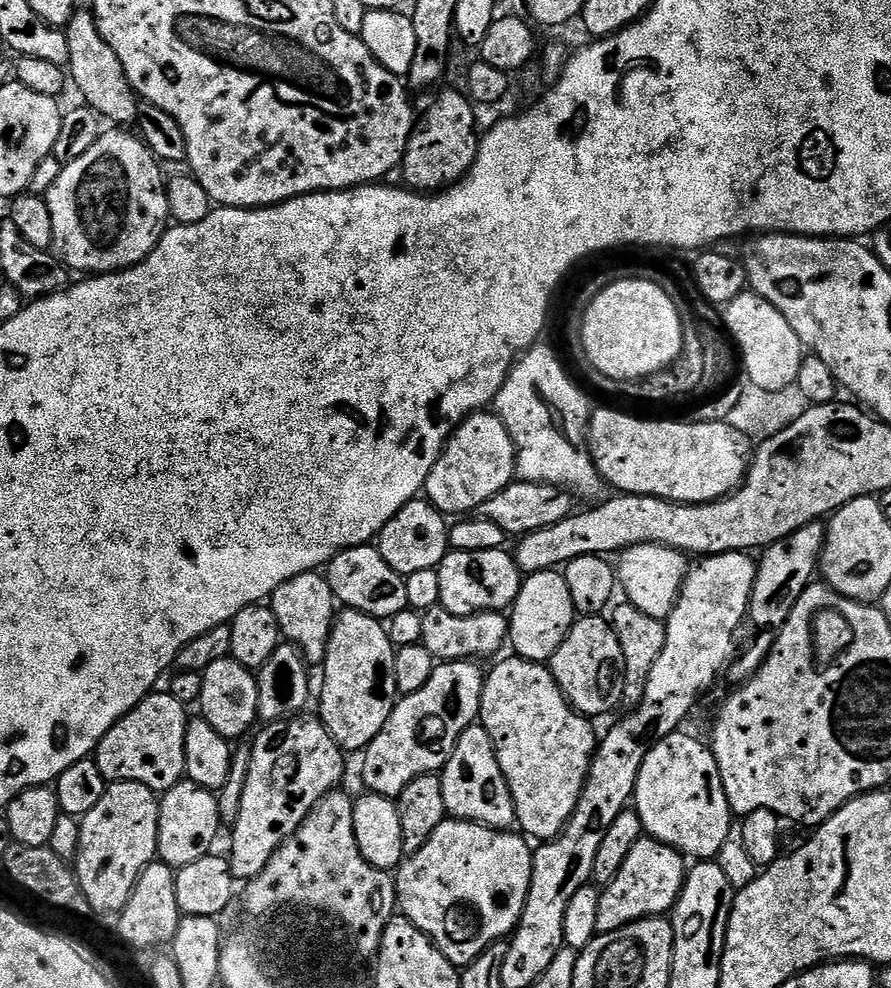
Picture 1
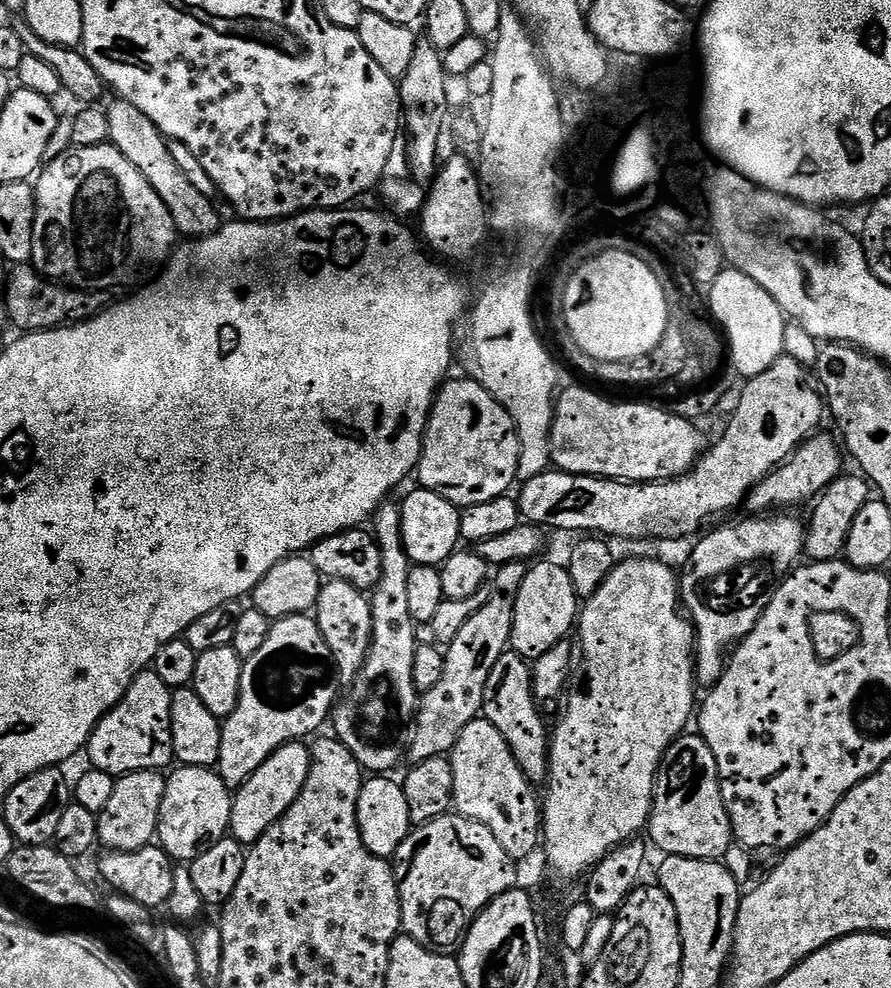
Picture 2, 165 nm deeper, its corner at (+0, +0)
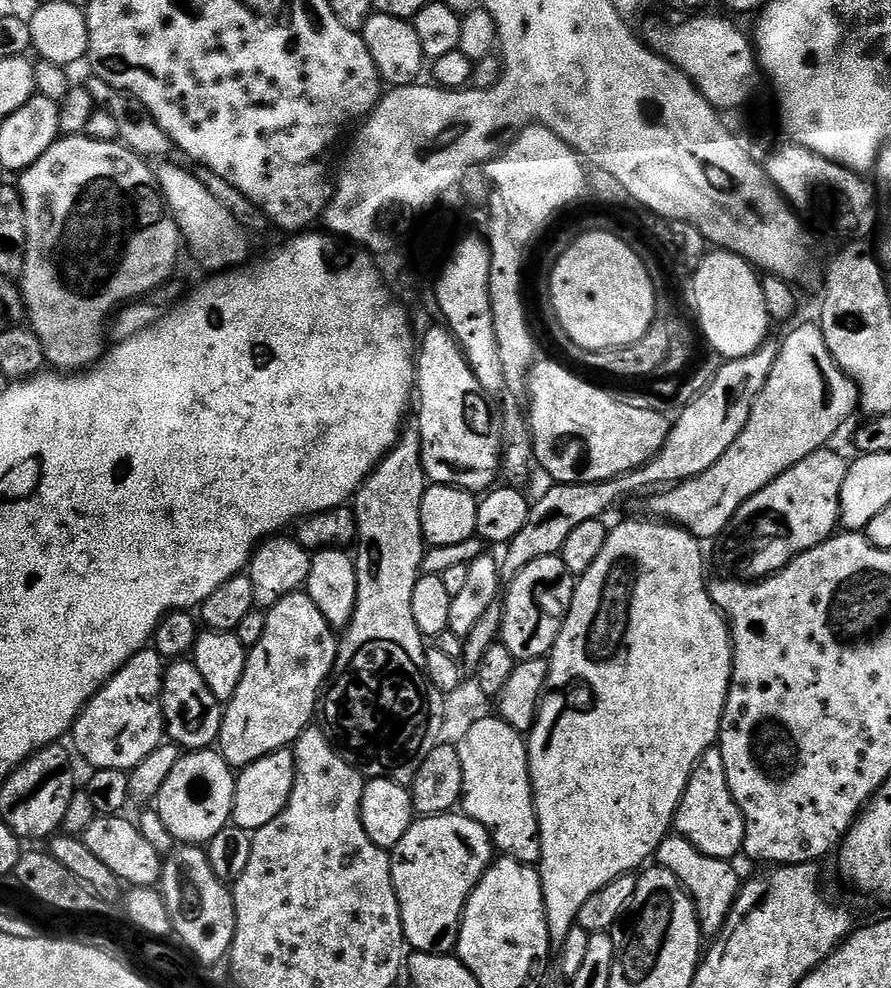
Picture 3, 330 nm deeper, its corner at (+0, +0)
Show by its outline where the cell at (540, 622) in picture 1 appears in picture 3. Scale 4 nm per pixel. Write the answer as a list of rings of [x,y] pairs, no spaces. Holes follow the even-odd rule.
[[[559,555],[543,556],[538,562],[530,562],[503,593],[499,643],[504,644],[518,662],[547,657],[568,616],[575,589],[576,580],[572,572],[566,570],[566,562],[562,562]]]

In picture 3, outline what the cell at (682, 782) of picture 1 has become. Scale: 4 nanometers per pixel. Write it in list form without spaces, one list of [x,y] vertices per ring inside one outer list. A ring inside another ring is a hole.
[[[719,747],[706,749],[702,758],[696,761],[696,769],[692,772],[676,811],[674,832],[698,846],[702,854],[710,854],[710,858],[729,861],[743,849],[744,815],[730,794],[730,786],[726,782],[726,766],[722,762]]]

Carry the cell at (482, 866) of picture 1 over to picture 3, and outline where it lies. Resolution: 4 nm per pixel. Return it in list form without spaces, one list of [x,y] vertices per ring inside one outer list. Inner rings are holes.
[[[463,814],[425,816],[417,819],[406,830],[402,842],[391,849],[392,881],[400,907],[404,943],[412,952],[446,956],[455,953],[456,939],[460,936],[460,919],[468,905],[470,894],[494,862],[492,835],[476,820]]]

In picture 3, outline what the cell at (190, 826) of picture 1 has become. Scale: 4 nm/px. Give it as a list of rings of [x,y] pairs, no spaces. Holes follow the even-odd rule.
[[[201,750],[181,755],[180,760],[170,770],[170,778],[162,782],[162,790],[154,798],[154,809],[162,818],[166,830],[170,832],[176,842],[181,845],[206,846],[223,828],[229,827],[236,793],[236,777],[232,765],[224,761],[224,757],[216,750]]]

